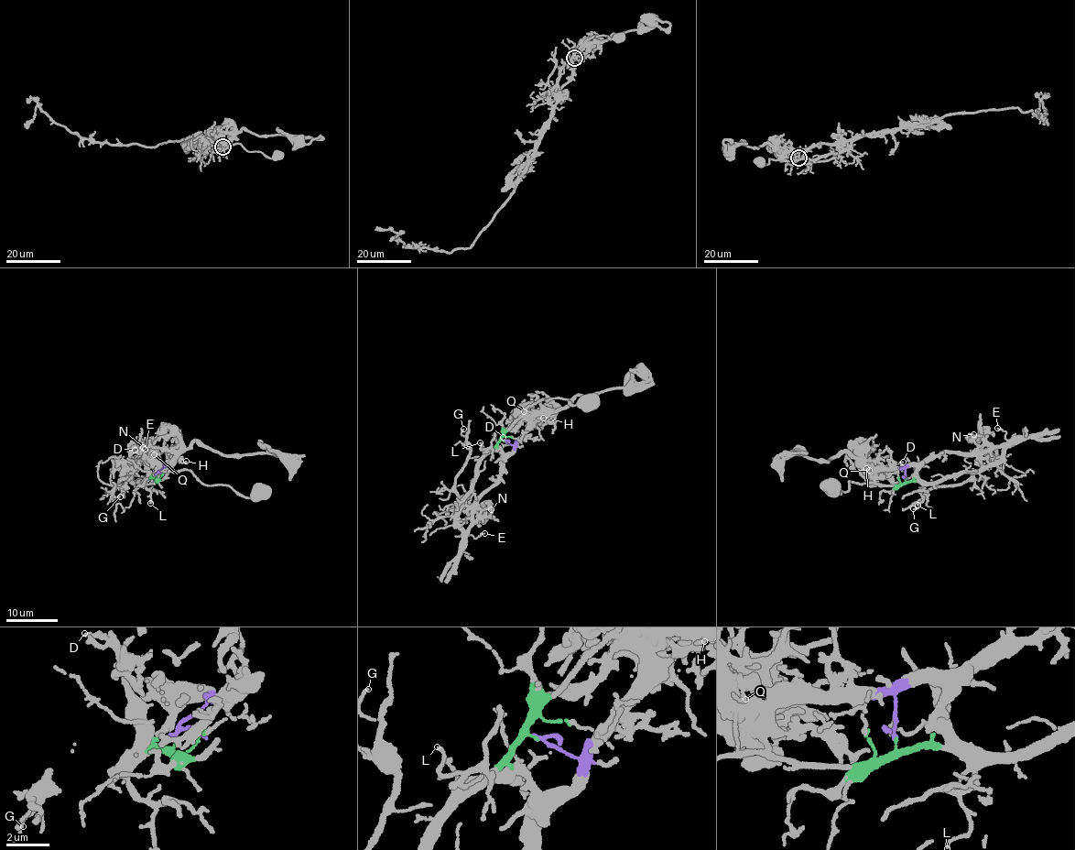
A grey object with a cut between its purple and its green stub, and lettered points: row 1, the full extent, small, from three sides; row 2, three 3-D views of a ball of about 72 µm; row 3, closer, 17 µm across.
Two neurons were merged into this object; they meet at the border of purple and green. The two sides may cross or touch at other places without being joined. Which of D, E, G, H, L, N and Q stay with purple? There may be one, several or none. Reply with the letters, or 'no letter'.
D, H, N, Q

